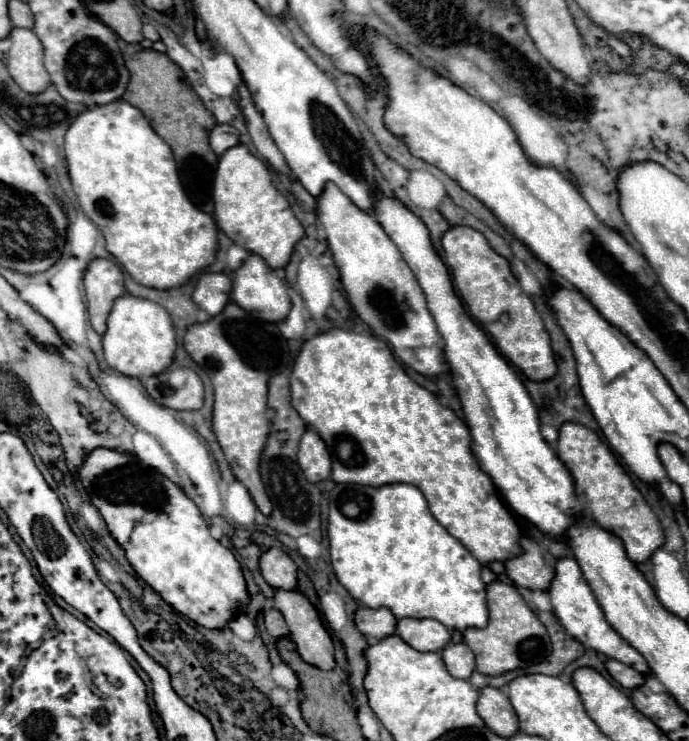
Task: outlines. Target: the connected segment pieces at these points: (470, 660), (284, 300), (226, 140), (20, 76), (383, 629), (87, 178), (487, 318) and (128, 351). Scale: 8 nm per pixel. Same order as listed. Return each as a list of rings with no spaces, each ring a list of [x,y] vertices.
[[[449,644],[441,650],[441,658],[455,678],[469,678],[475,672],[475,654],[467,644]]]
[[[251,254],[243,262],[243,266],[233,274],[231,300],[237,302],[245,312],[253,314],[253,318],[259,318],[263,322],[283,322],[291,310],[291,300],[287,296],[285,282],[277,278],[273,270],[265,264],[265,260],[257,258],[257,254]]]
[[[217,124],[209,132],[209,142],[211,142],[213,152],[217,156],[221,156],[225,150],[229,150],[229,148],[239,144],[239,130],[233,128],[231,124]]]
[[[13,28],[9,40],[13,42],[13,46],[7,52],[5,60],[11,78],[21,86],[21,90],[29,94],[45,92],[51,80],[49,80],[49,72],[43,66],[41,42],[37,42],[33,30]]]
[[[363,606],[355,612],[355,624],[363,636],[383,640],[383,638],[395,634],[397,618],[393,616],[393,612],[389,608],[371,610],[371,608]]]
[[[125,100],[109,106],[91,106],[73,120],[65,134],[65,156],[69,176],[83,212],[99,226],[107,250],[141,286],[169,290],[183,286],[199,270],[213,264],[217,256],[217,226],[213,216],[201,212],[185,194],[171,146],[161,140],[141,110]]]
[[[453,226],[443,236],[445,264],[451,270],[453,286],[467,304],[471,316],[491,334],[499,352],[517,366],[529,380],[549,380],[557,372],[549,334],[537,314],[531,298],[521,290],[519,282],[509,270],[509,262],[499,256],[485,240],[485,236],[469,226]]]
[[[129,294],[117,298],[107,318],[107,332],[103,336],[105,360],[113,370],[131,378],[149,378],[153,374],[161,374],[171,366],[175,348],[175,328],[163,306]]]

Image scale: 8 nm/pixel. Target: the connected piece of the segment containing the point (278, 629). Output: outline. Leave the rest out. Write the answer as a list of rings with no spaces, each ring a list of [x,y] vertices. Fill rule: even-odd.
[[[275,608],[271,610],[265,610],[265,626],[269,630],[269,634],[273,638],[285,638],[289,636],[289,628],[287,628],[287,622],[283,620],[283,614]]]

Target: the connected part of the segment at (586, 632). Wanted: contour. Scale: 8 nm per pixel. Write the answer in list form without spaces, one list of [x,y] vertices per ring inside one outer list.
[[[567,556],[567,558],[561,558],[557,560],[557,574],[551,582],[551,588],[549,588],[549,596],[551,596],[551,604],[553,604],[553,612],[557,616],[557,620],[561,622],[561,626],[565,626],[565,632],[567,634],[573,634],[573,638],[577,638],[585,648],[591,648],[599,654],[605,654],[609,658],[615,658],[623,664],[629,664],[633,666],[637,672],[649,676],[651,674],[651,668],[649,664],[645,662],[645,658],[633,648],[629,646],[613,628],[611,624],[605,620],[605,614],[601,610],[601,606],[597,604],[589,584],[585,582],[577,562],[573,556]]]

